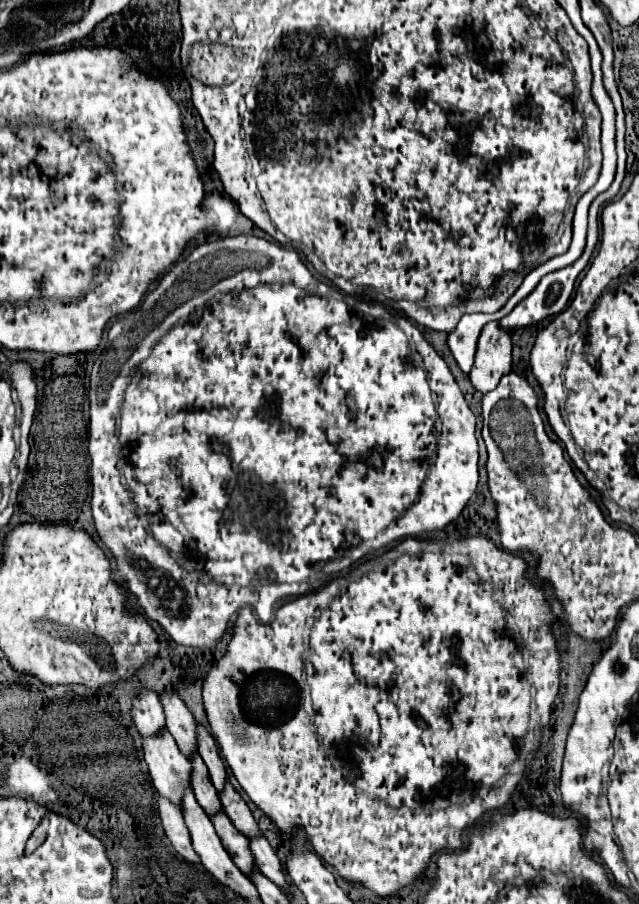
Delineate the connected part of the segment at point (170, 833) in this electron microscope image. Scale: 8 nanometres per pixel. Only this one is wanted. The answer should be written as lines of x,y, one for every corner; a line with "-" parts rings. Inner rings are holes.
158,796
156,808
158,808
158,816
160,816
162,828
166,832
166,838
172,842
172,846
176,848
176,852
182,854
186,860
198,862
198,856
192,850
190,834
188,834
188,828
184,824
184,818
182,818
180,808
172,800
168,800
164,796

